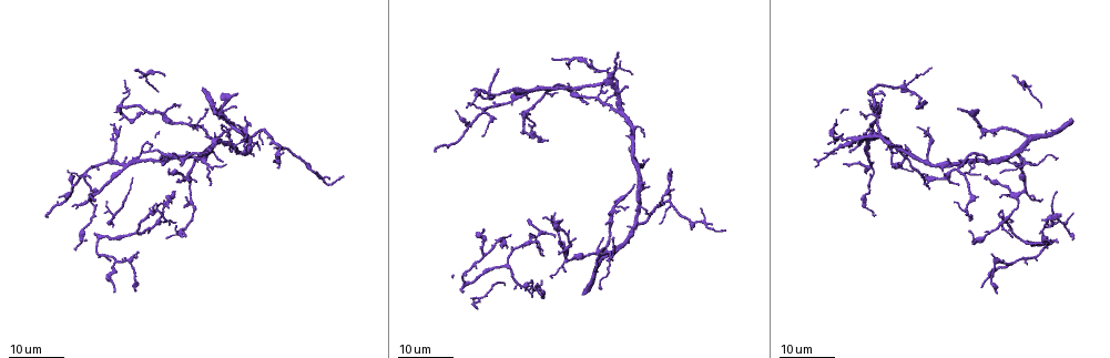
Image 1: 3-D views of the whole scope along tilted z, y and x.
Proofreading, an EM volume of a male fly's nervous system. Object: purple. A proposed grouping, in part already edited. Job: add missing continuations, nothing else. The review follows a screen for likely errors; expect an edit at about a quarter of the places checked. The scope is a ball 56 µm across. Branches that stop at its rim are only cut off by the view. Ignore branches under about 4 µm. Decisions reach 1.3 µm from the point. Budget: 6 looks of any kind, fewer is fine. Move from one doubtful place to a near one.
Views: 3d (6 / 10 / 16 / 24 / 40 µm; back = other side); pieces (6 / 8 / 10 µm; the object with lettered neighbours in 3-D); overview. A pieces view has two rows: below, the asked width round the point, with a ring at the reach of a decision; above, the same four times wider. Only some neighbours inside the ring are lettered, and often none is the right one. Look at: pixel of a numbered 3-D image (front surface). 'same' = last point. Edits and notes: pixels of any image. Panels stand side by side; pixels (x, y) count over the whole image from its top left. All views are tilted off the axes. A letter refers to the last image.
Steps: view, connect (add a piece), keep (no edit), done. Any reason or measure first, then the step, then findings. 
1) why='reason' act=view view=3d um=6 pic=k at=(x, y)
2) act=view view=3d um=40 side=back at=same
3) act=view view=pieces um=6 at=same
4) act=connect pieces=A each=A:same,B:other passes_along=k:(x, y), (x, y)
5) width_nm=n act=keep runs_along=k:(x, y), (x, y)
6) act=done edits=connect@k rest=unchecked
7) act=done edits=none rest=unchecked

why='an open end' act=view view=3d um=16 pic=1 at=(851, 153)

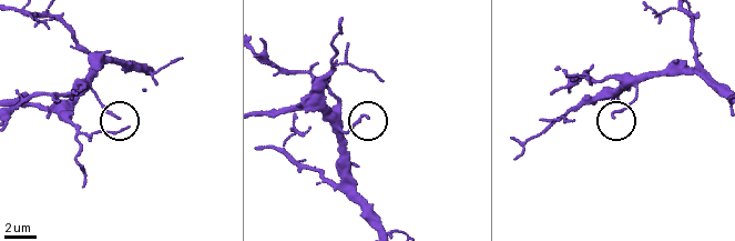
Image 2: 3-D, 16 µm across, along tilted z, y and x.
why='what lies round it' act=view view=pieces um=6 pic=2 at=(367, 119)

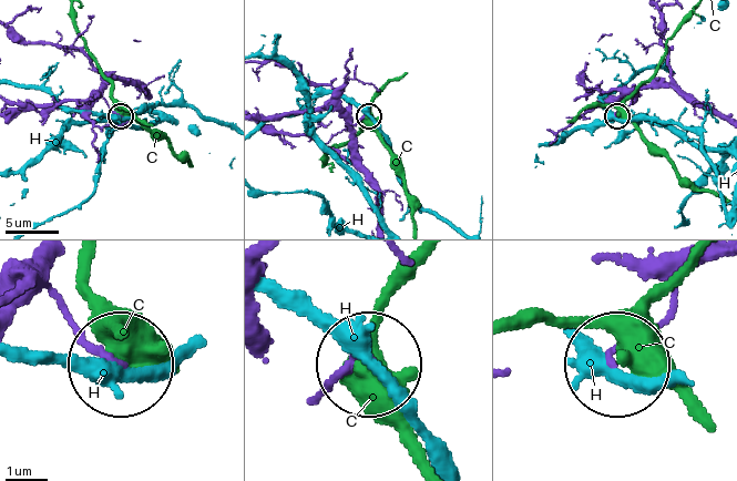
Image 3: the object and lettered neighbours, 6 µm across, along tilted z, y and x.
act=keep each=C:other,H:other runs_along=3:(54, 269), (62, 304), (115, 364) found='no lettered piece goes on from it'

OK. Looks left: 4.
why='branch stops here' act=view view=3d um=16 pic=1 at=(980, 137)

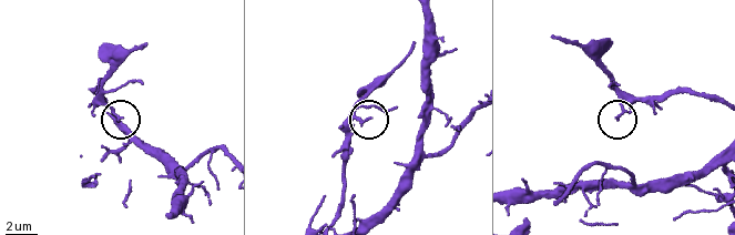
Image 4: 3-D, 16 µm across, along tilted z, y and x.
act=view view=pieces um=6 pic=4 at=(367, 117)

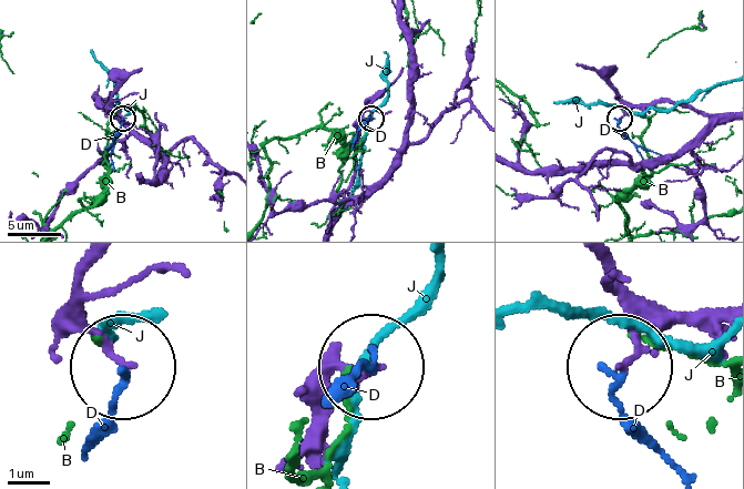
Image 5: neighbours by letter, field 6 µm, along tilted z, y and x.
width_nm=130 act=keep each=B:other,D:other,J:other found='no lettered piece goes on from it'

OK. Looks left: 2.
act=done edits=none rest=unchecked

